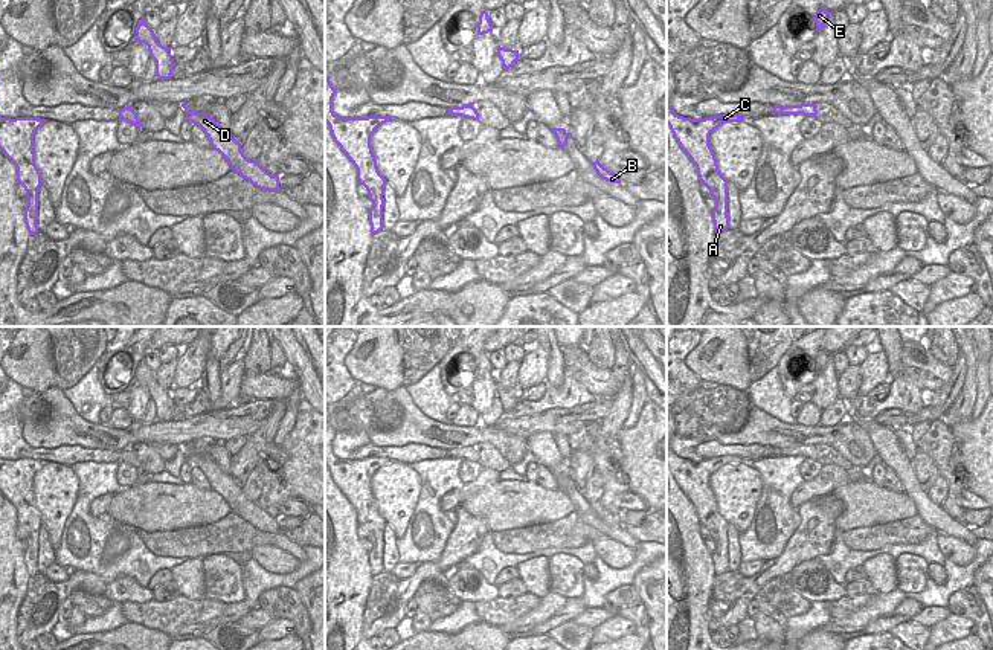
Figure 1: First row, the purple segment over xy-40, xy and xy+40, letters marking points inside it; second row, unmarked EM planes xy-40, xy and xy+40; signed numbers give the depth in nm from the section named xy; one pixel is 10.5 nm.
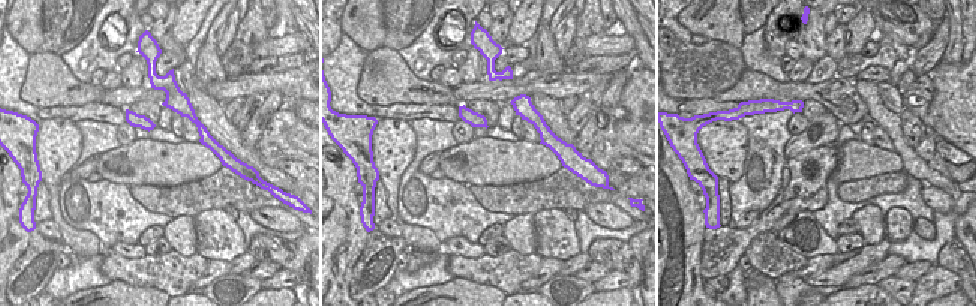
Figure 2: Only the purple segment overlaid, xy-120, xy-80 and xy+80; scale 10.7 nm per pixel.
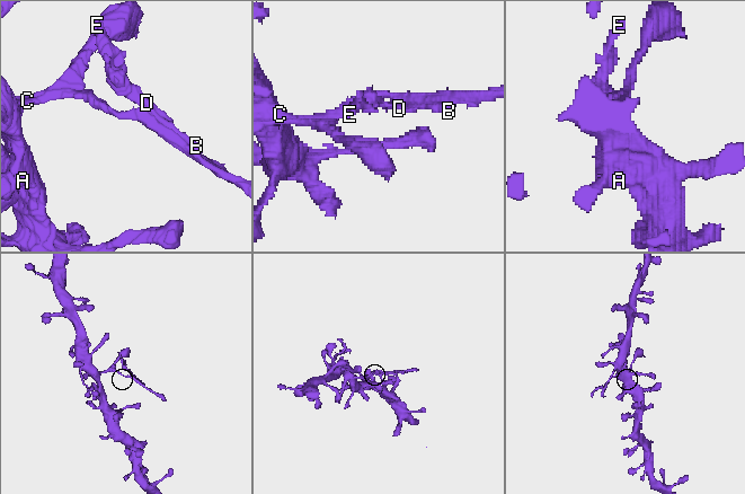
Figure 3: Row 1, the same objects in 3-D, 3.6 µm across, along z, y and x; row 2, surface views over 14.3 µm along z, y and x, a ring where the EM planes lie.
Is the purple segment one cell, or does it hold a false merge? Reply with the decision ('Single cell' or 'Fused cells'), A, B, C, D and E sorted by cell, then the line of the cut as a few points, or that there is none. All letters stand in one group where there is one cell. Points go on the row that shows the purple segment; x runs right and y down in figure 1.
Fused cells. Groups: A C / B D E. Split along xy+40 (798, 106), (790, 113).

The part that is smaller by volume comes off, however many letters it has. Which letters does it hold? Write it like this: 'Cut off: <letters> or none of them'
Cut off: B, D, E

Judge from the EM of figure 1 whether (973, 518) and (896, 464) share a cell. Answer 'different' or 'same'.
different

